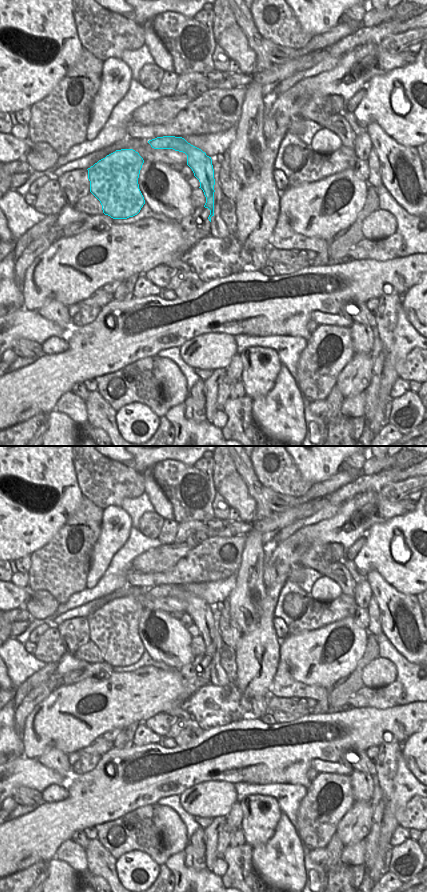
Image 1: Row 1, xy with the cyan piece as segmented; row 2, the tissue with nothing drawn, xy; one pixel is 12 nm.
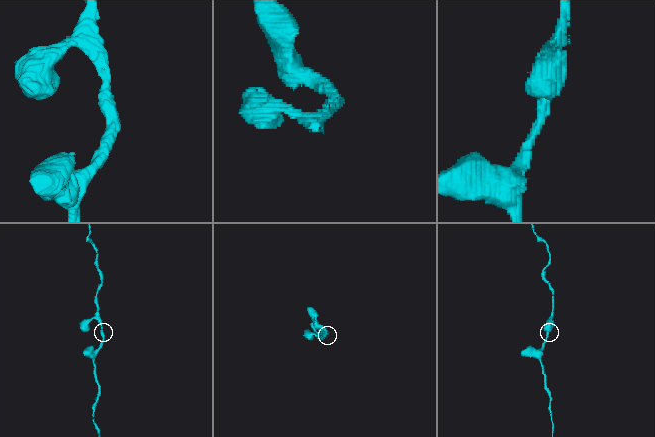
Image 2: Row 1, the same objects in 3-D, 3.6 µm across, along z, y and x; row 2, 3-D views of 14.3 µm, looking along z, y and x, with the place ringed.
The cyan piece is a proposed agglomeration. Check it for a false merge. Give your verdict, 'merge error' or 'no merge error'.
no merge error

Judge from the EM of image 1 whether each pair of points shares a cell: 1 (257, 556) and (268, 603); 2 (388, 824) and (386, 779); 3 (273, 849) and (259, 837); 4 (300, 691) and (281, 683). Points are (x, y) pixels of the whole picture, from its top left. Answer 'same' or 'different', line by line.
1: different
2: different
3: different
4: same

